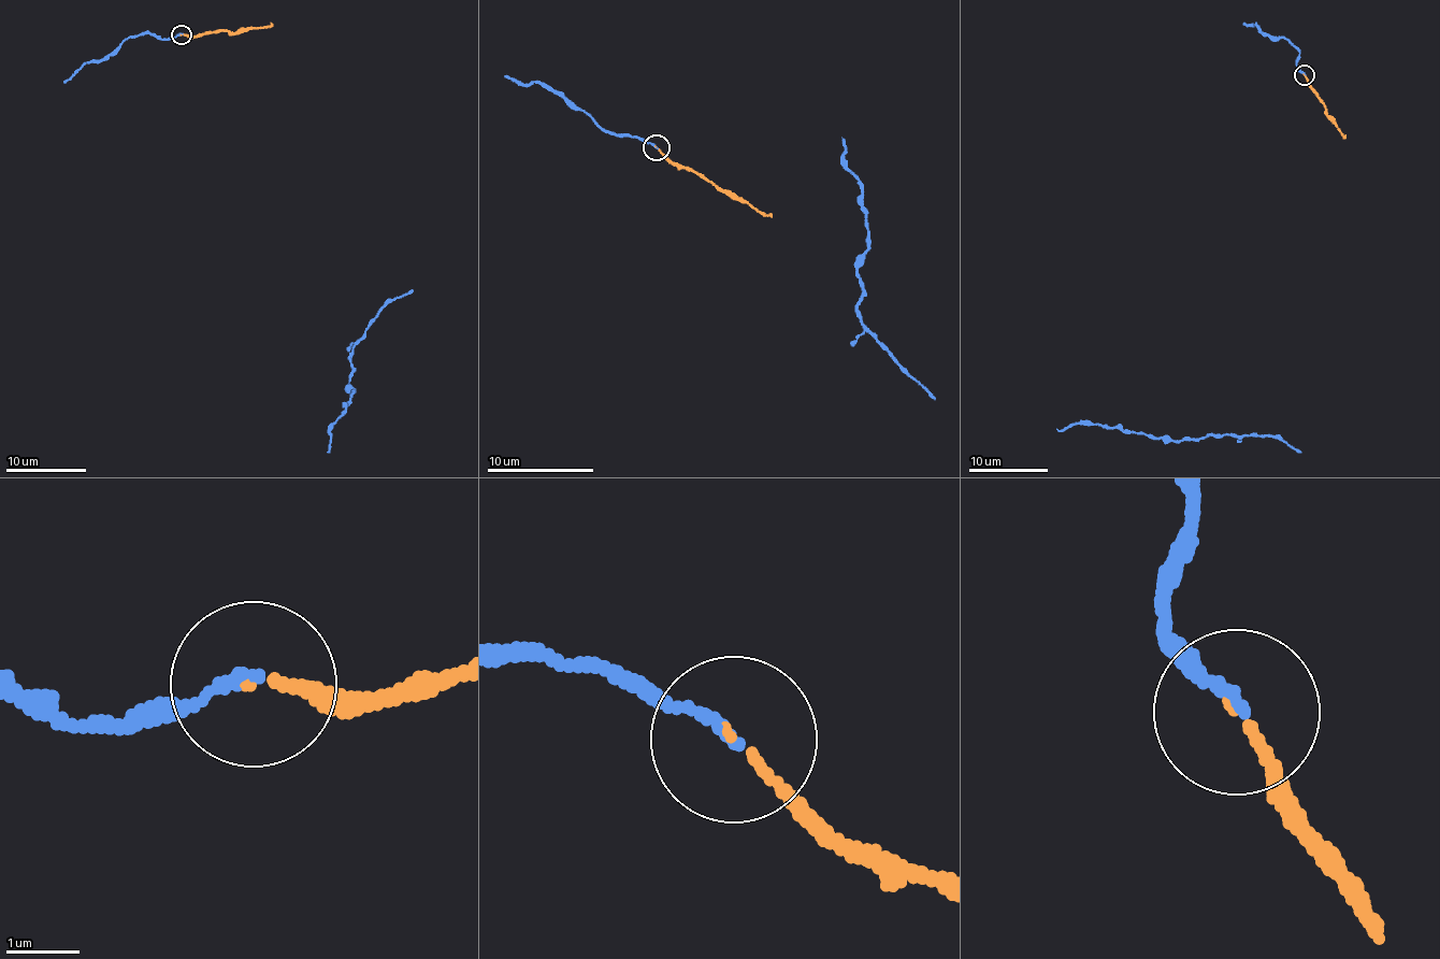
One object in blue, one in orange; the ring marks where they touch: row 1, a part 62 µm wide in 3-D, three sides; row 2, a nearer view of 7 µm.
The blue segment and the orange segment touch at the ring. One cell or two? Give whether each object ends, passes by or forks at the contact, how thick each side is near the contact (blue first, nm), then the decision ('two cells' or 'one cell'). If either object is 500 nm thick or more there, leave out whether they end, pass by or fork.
blue ends there; orange ends there; 140 nm thick on the blue side, 120 nm on the other; one cell

